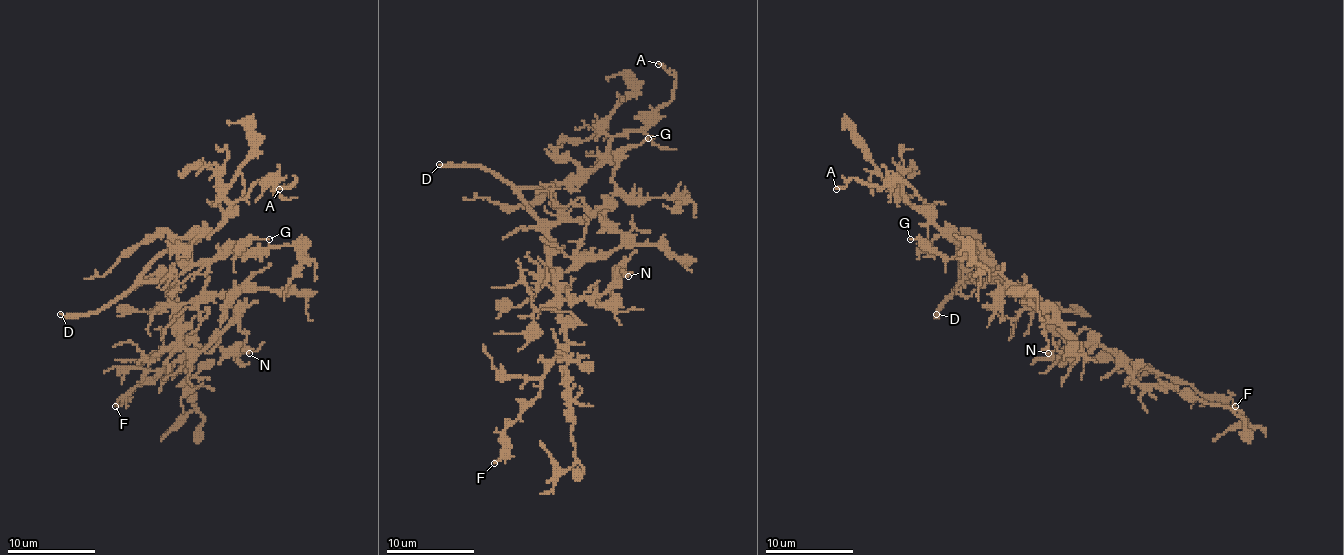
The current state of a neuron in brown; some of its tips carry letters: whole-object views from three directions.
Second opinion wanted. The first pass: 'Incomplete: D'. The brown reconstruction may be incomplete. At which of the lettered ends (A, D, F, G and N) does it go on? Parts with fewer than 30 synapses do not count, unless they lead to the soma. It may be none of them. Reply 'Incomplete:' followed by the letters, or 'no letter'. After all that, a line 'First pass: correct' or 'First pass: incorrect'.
Incomplete: D
First pass: correct

